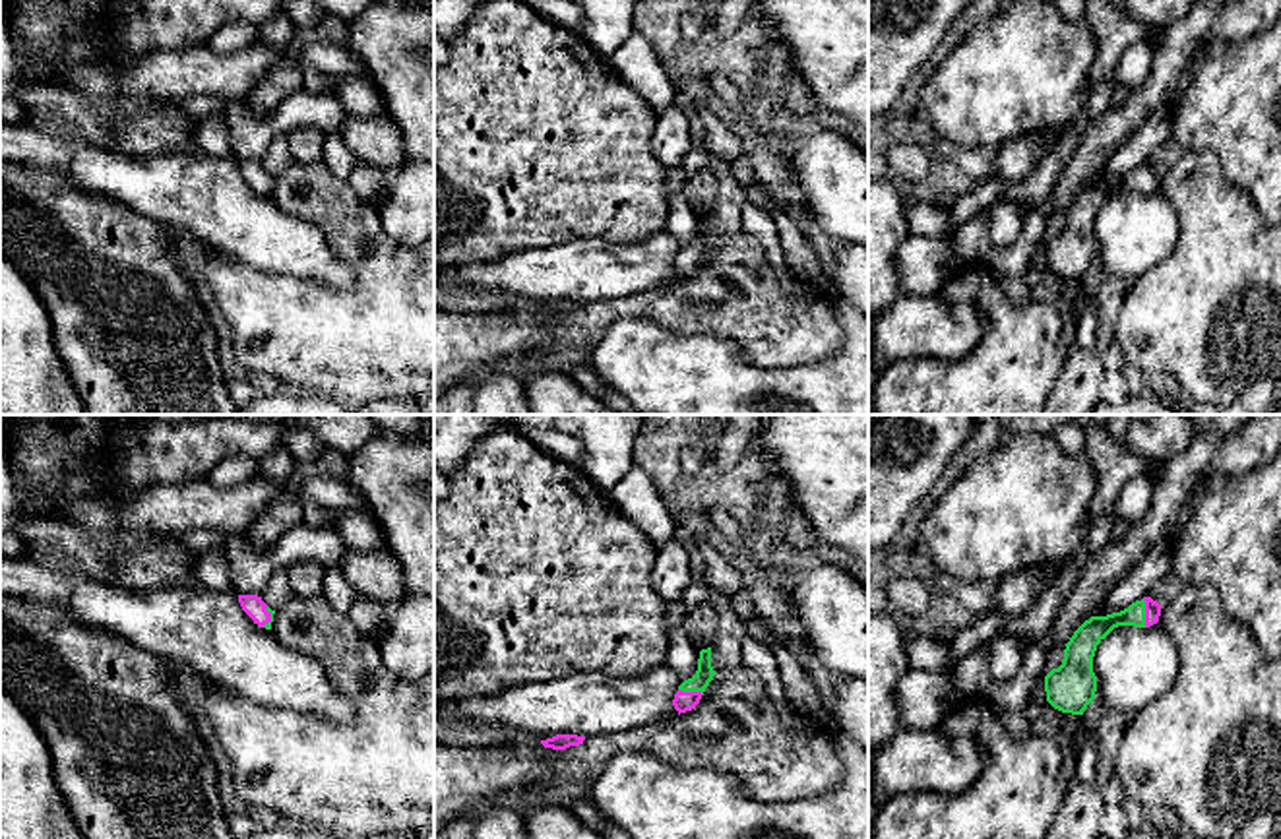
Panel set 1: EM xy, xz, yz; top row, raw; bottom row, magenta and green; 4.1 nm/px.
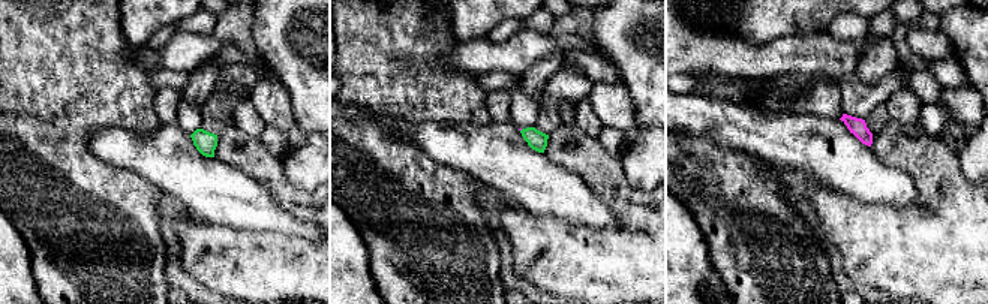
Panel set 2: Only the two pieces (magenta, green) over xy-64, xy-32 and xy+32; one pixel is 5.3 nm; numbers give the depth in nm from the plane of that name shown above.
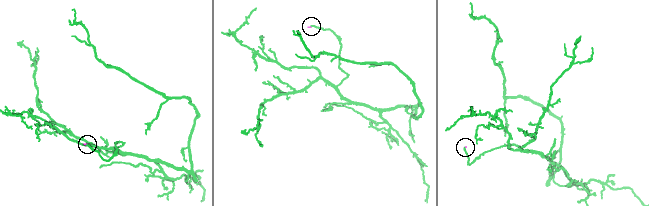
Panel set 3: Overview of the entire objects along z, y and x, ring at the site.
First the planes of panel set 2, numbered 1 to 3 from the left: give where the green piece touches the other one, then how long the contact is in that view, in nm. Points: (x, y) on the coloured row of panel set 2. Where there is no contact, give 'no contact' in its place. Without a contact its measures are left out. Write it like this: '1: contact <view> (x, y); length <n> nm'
1: no contact
2: no contact
3: no contact

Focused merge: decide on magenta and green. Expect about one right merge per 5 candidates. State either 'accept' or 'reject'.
accept

